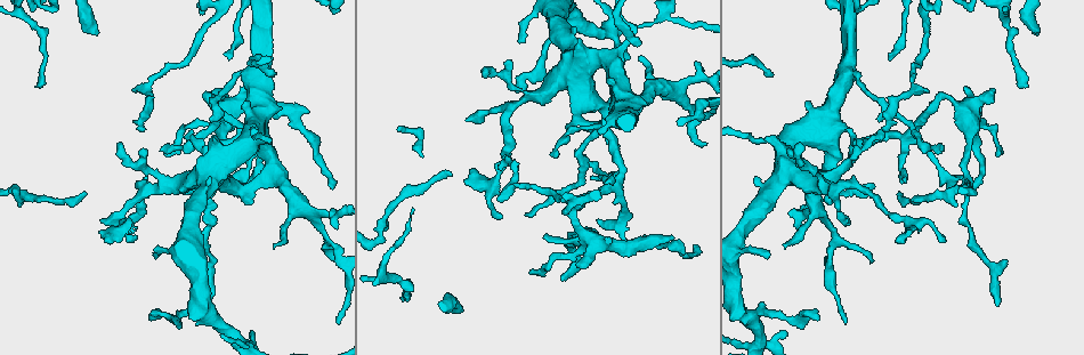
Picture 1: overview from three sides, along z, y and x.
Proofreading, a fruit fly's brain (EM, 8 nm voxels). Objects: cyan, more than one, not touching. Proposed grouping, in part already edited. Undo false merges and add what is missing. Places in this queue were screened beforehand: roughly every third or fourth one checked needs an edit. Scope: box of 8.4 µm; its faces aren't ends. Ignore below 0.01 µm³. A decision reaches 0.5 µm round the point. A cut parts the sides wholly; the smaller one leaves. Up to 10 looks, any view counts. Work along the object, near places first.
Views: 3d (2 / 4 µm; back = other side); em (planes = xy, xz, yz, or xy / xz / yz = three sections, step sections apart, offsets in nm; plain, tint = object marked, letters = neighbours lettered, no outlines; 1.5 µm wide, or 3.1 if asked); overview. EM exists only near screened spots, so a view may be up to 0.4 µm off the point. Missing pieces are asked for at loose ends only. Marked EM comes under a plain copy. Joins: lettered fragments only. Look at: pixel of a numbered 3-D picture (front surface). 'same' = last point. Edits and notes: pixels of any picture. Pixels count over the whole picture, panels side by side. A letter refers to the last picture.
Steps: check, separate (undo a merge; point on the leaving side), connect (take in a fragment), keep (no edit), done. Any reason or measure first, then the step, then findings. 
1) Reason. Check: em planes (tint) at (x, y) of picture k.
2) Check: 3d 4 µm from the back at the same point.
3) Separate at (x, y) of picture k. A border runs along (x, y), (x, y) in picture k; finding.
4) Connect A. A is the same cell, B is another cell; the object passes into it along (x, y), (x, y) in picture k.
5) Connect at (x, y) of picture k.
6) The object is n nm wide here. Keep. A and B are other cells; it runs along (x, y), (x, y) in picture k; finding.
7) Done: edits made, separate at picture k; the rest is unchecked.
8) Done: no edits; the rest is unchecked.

Check: em xy step 4 (letters) at (639, 43) of picture 1.

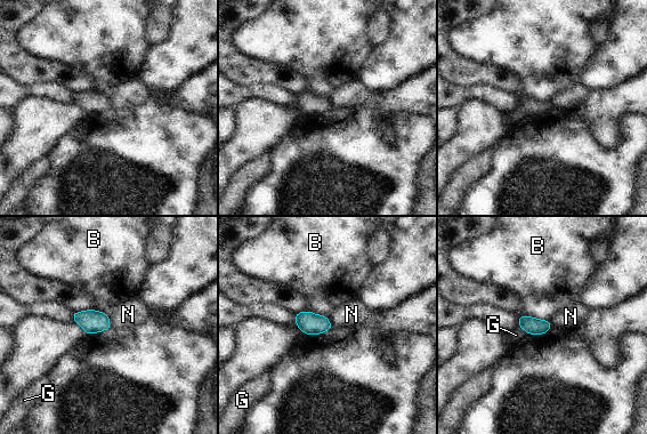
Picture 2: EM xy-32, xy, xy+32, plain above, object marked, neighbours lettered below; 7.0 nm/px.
Another direction. Check: em yz step 4 (letters) at the same point.

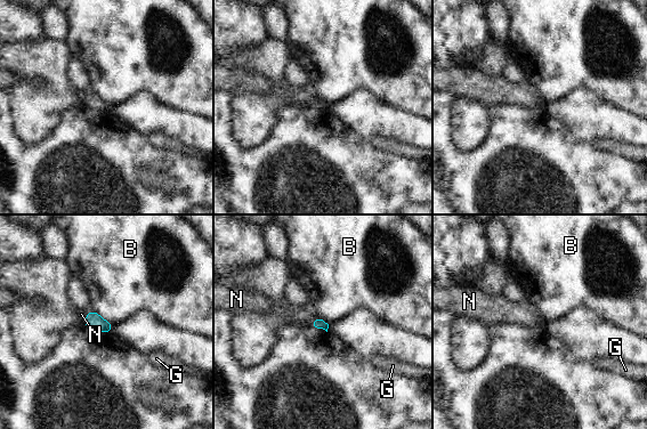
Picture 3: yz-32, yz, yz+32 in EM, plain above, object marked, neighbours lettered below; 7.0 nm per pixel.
The longest contact is with B, 200 nm. Keep. B, G and N are other cells; no lettered fragment goes on from it.

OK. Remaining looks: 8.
Abrupt turn. Check: em planes (tint) at (617, 179) of picture 1.

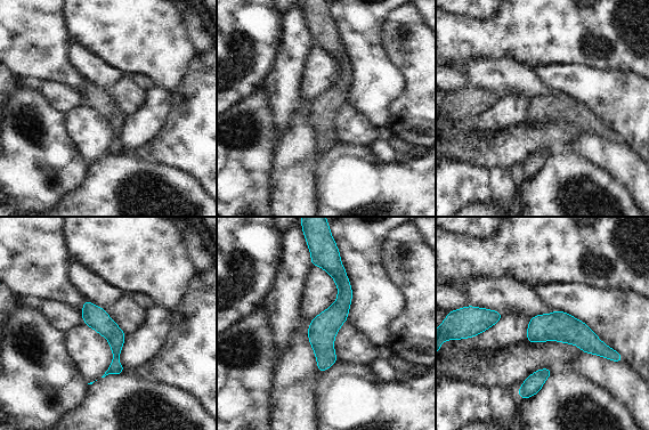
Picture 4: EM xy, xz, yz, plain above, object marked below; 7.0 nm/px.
Check: em planes (letters) at the same point.

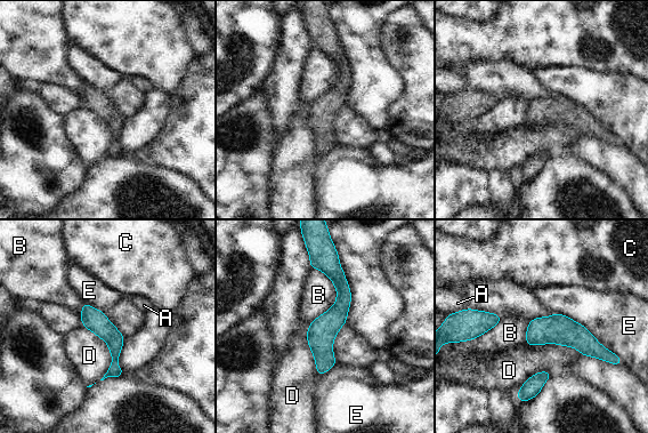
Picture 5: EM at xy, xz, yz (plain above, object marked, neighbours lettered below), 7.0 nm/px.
The object is 160 nm wide here. Keep. A, B, C, D and E are other cells; it runs along (320, 261), (341, 285), (322, 370) in picture 5; continuous, no second cell.

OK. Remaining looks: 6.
End of a long branch. Check: 3d 4 µm at (96, 36) of picture 1.

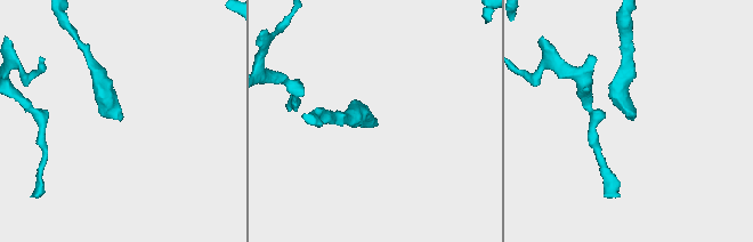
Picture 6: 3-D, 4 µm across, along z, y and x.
Now the EM. Check: em planes (letters) at (377, 124) of picture 6.

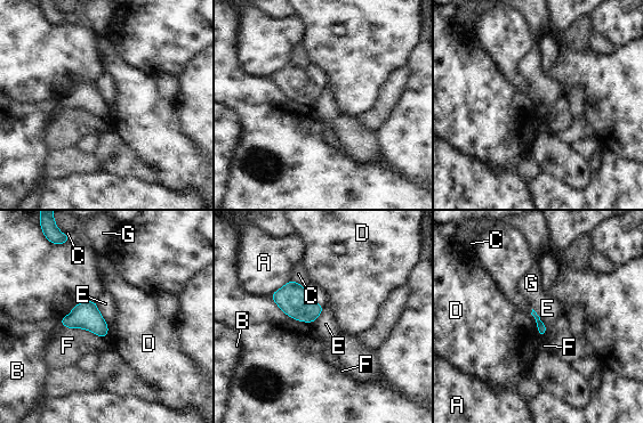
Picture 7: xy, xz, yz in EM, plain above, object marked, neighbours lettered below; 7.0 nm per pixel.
The longest contact is with F, 300 nm. Keep. A, B, C, D, E, F and G are other cells; no lettered fragment goes on from it.

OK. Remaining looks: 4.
Tapers out. Check: em planes (letters) at (402, 301) of picture 1.

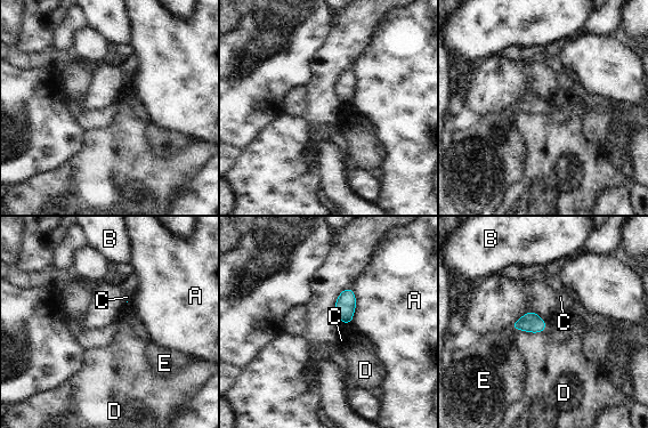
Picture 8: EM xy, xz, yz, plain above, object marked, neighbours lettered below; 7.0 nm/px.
Keep. A, B, C, D and E are other cells; no lettered fragment goes on from it.

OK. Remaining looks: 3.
Done: no edits; the rest is unchecked.

